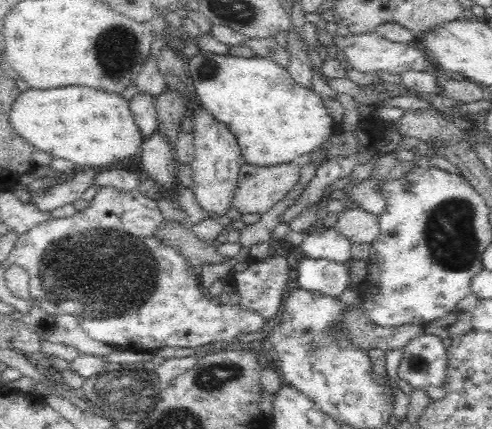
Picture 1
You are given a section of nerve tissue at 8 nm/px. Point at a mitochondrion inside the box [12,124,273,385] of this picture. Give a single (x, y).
(114, 274)

